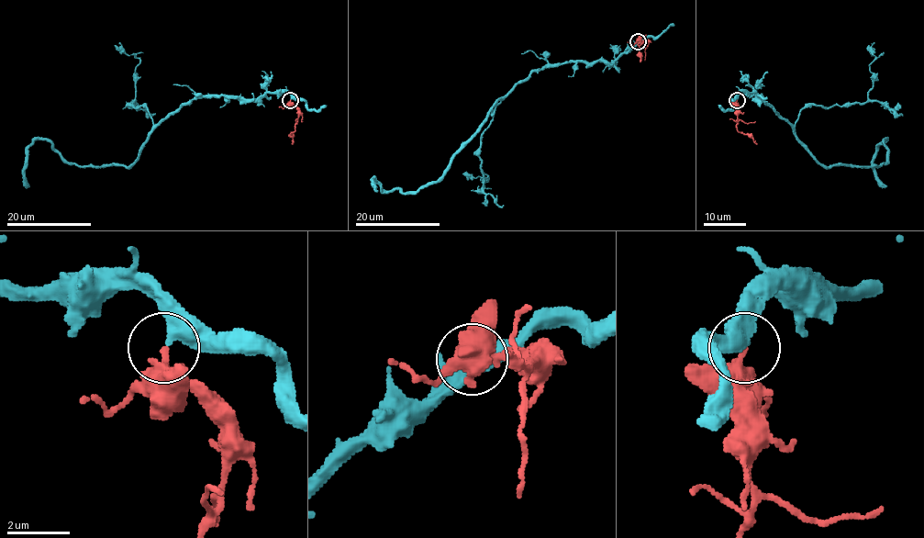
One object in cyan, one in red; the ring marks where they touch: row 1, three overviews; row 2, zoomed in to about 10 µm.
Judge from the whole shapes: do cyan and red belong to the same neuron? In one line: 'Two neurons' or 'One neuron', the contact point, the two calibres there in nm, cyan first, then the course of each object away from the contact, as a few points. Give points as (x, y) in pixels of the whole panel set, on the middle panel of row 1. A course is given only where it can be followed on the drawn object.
One neuron. Place: (638, 41). Thickness 400 nm (cyan) against 380 nm. Course of cyan: (639, 42), (610, 62), (534, 71), (435, 181), (403, 193), (384, 191), (374, 178), (376, 192). Course of red: (638, 42), (646, 42), (643, 40), (639, 46), (640, 62)

